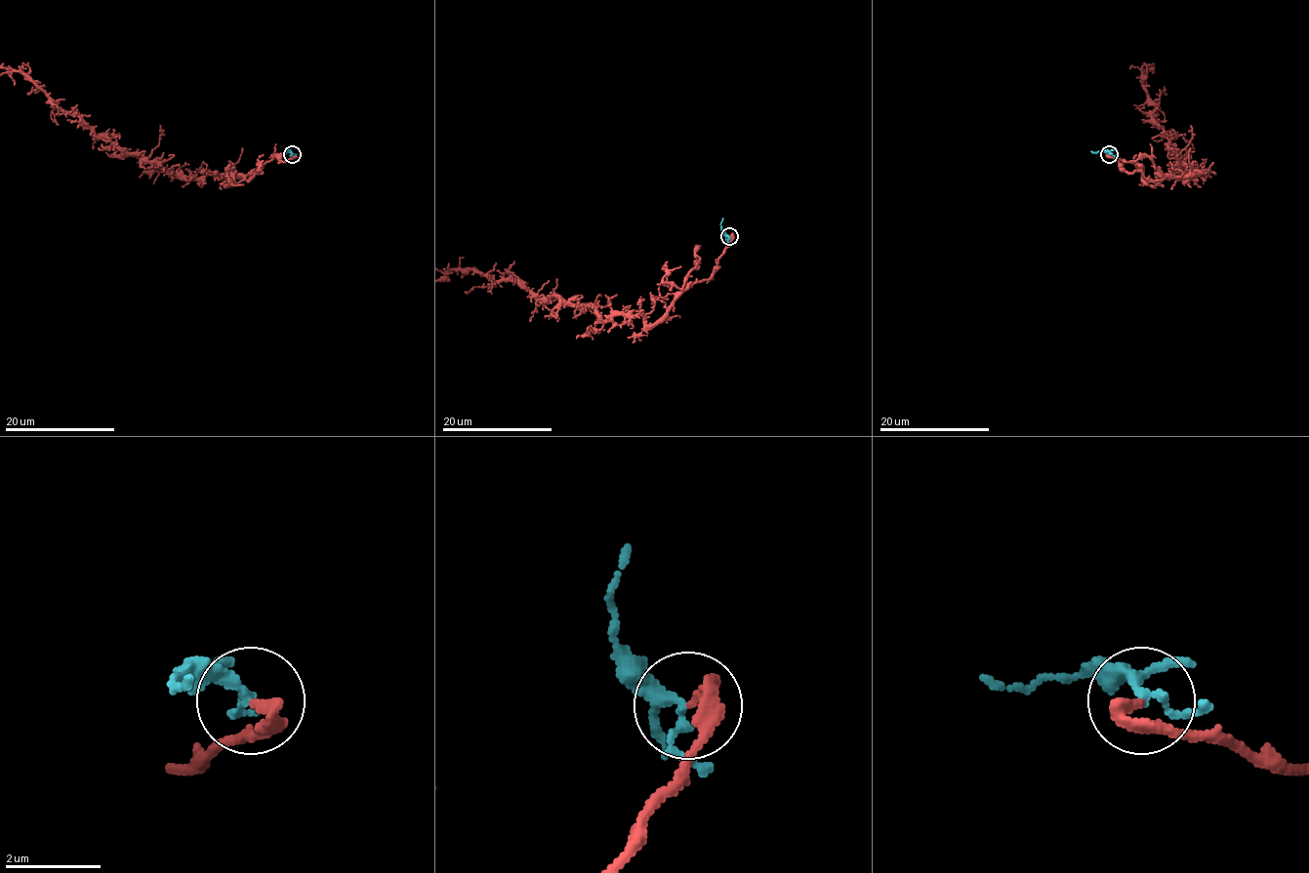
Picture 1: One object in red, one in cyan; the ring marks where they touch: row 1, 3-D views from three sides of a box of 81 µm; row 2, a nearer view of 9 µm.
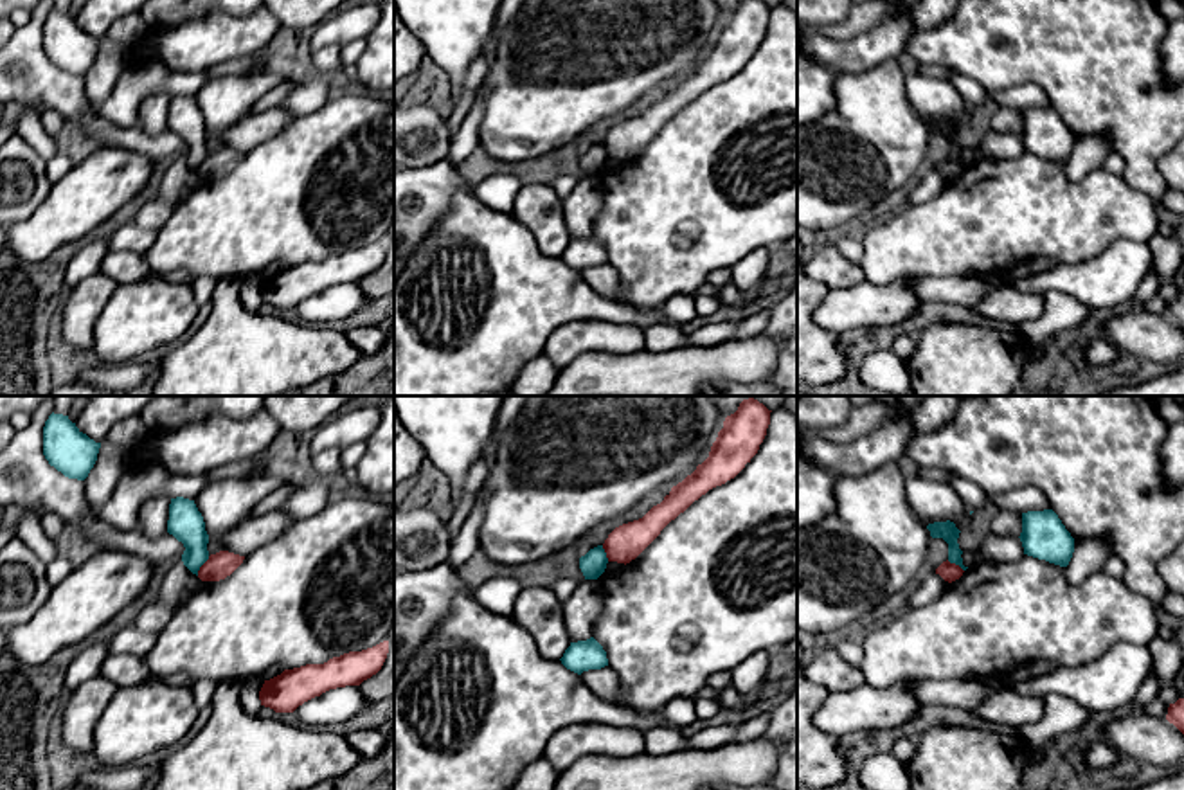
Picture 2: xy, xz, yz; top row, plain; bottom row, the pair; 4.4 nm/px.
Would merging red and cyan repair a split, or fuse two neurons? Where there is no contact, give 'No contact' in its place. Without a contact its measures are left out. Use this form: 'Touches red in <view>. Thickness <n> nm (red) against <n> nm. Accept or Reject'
Touches red in xy. Thickness 120 nm (red) against 160 nm. Reject

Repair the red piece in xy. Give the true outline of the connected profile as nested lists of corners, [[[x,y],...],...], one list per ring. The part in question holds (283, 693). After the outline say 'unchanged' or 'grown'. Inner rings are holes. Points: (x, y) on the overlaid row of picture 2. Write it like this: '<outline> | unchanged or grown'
[[[383,641],[362,651],[333,657],[324,664],[284,669],[281,675],[265,680],[259,691],[261,705],[275,713],[293,713],[304,702],[329,689],[360,686],[381,669],[387,653],[389,641]]] | unchanged

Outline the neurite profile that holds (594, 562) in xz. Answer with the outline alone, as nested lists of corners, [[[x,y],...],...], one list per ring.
[[[603,545],[590,549],[579,558],[579,569],[585,579],[597,579],[606,569],[608,558]]]

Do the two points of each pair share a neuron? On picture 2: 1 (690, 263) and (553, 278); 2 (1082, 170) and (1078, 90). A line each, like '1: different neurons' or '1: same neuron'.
1: different neurons
2: different neurons

